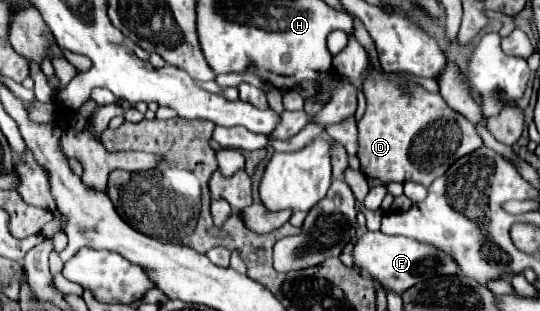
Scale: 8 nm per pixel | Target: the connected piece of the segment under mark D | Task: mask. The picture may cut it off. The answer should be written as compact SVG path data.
M370 59L368 66L370 71L363 83L367 111L357 123L357 157L365 175L377 177L383 183L417 181L429 187L457 159L483 147L475 125L457 115L439 93L429 93L425 87L395 73L379 72Z

